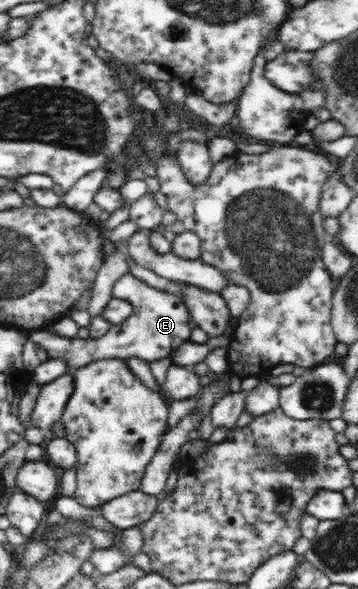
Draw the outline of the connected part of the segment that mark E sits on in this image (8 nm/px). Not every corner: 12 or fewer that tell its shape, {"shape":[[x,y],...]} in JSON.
{"shape":[[131,273],[112,295],[131,303],[102,337],[27,331],[69,370],[103,358],[170,358],[197,324],[177,295]]}

